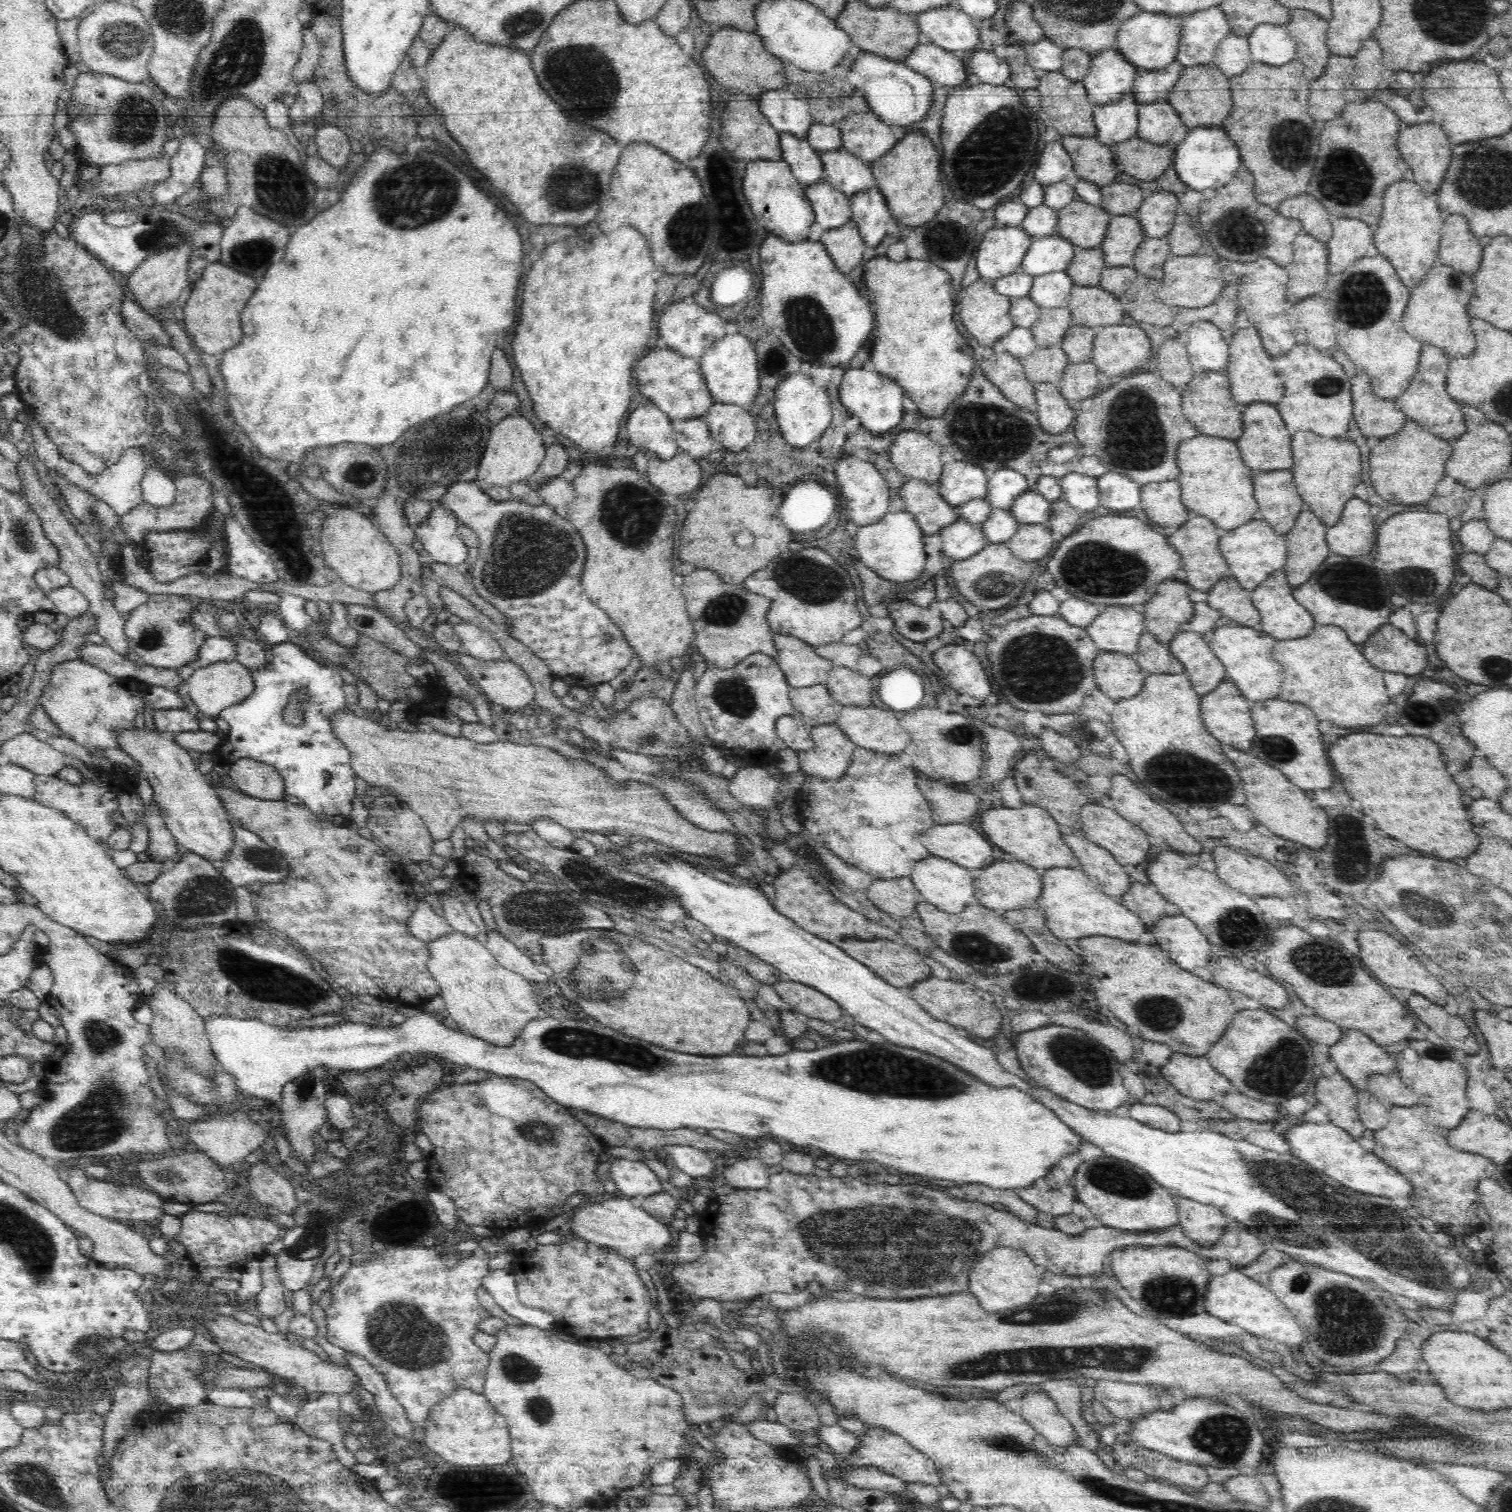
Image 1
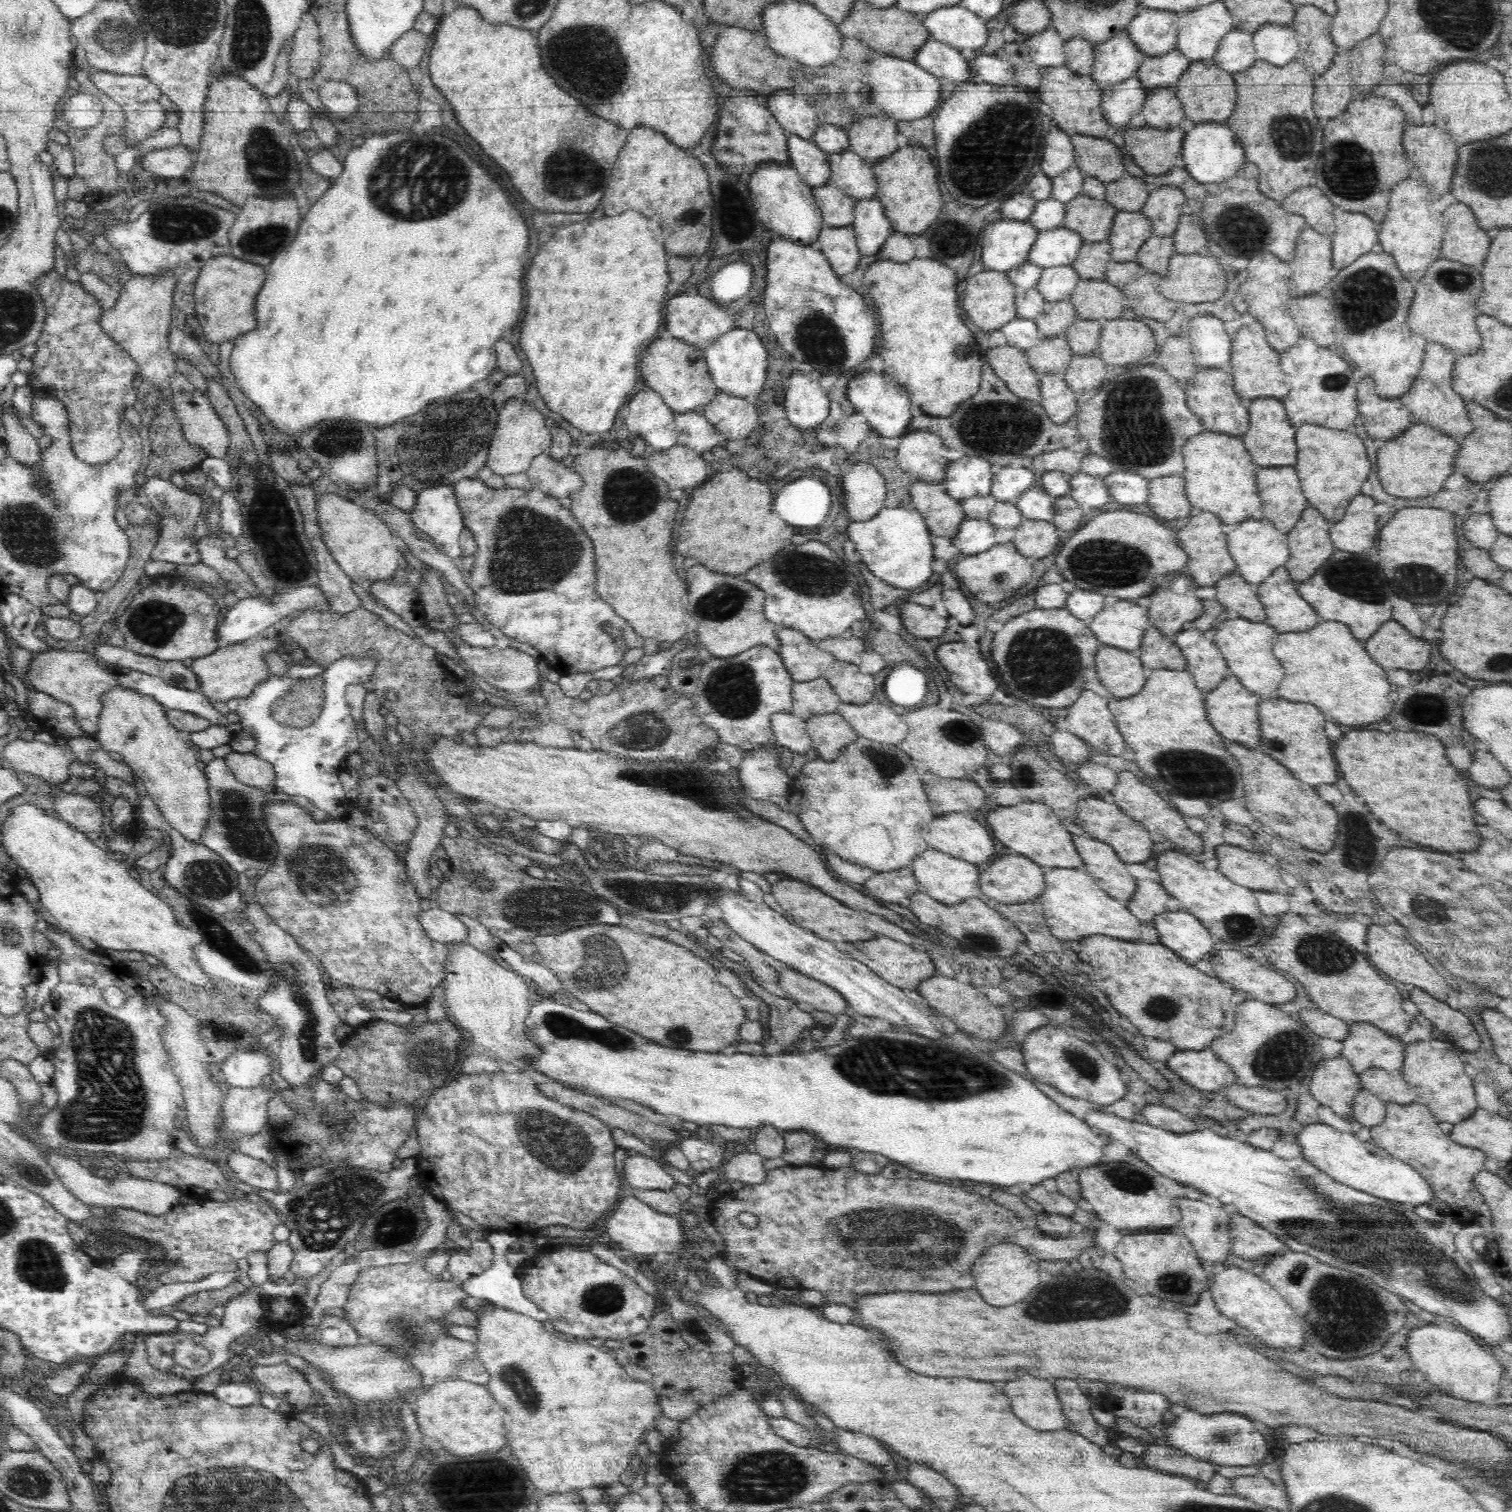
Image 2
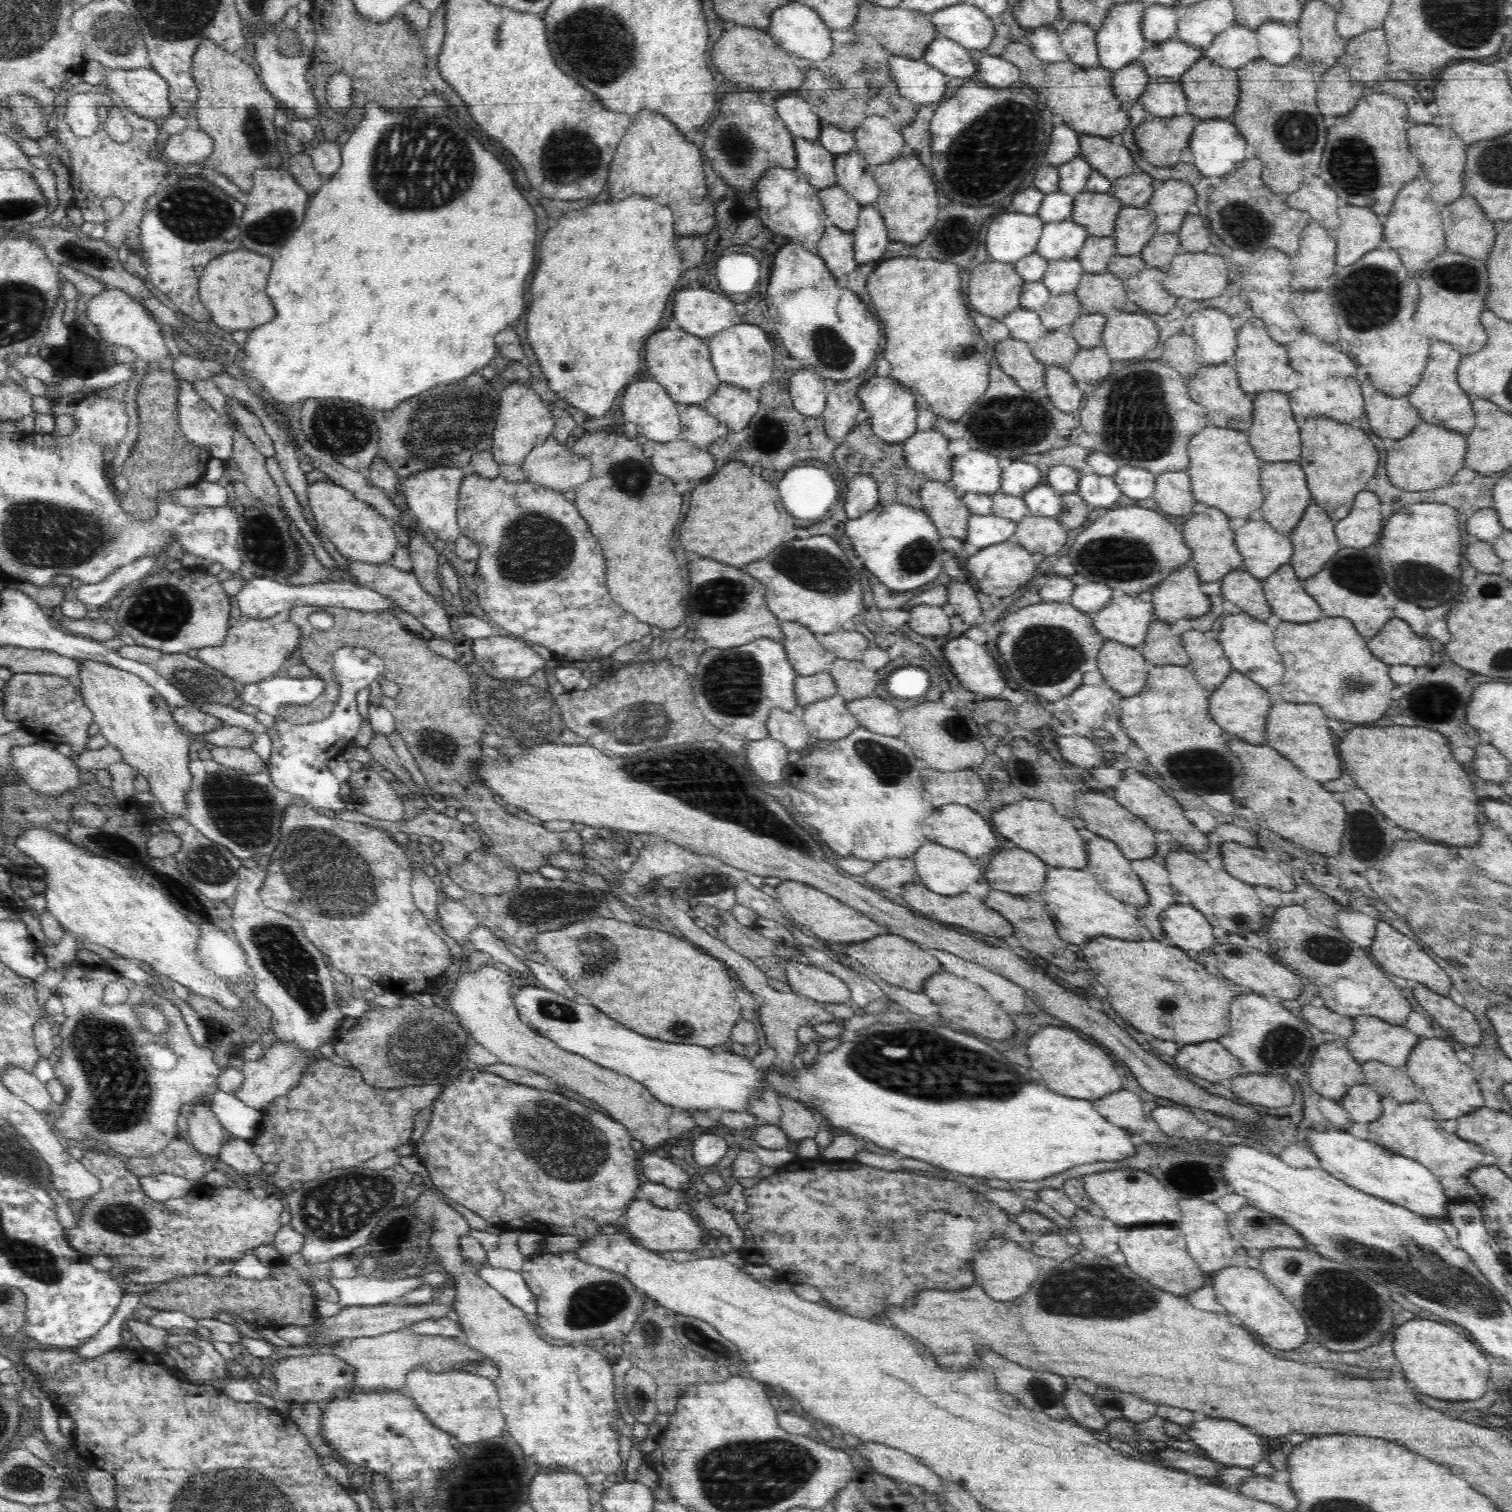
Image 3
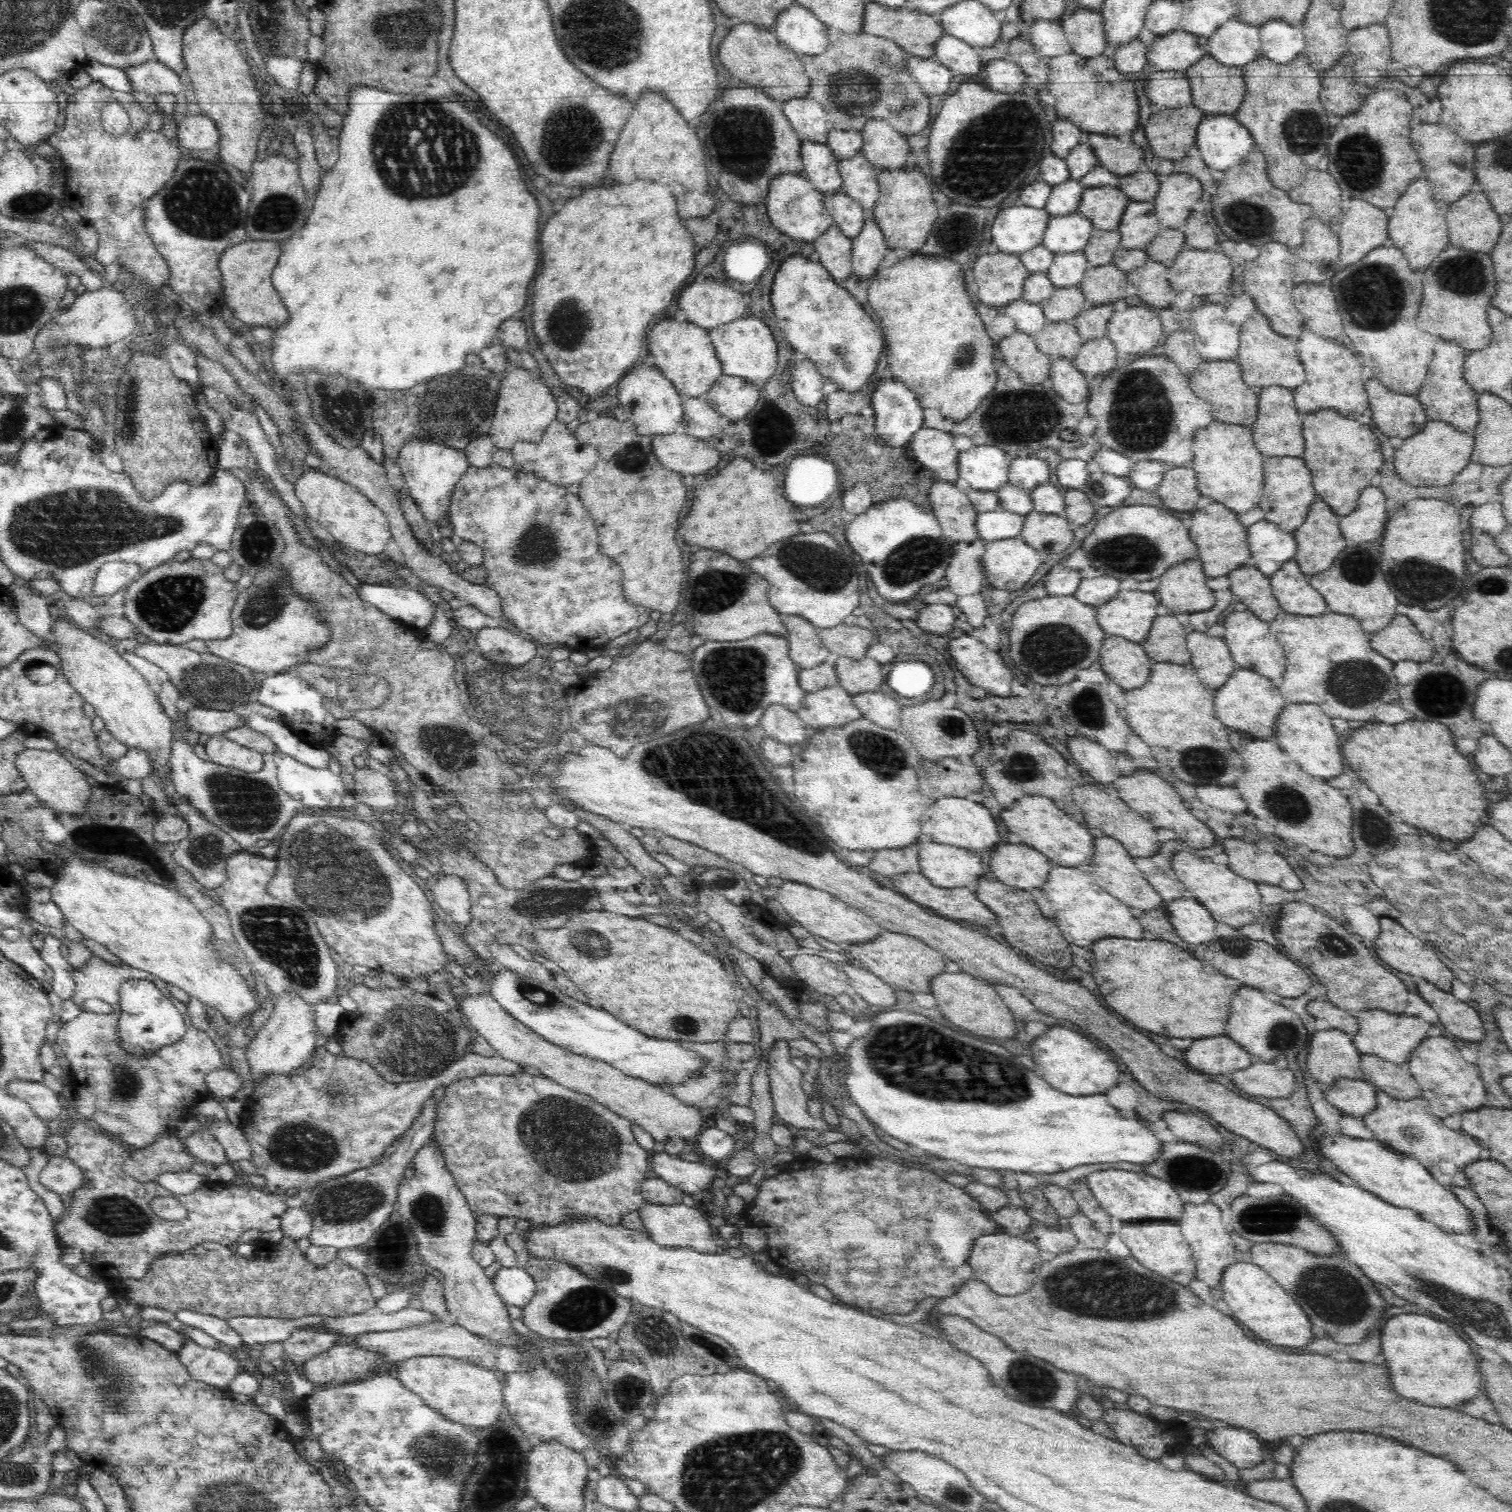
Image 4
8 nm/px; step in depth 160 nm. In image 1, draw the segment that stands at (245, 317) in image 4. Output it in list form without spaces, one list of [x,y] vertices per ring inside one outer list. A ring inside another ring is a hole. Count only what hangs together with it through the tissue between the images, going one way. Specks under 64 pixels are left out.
[[[219,261],[208,264],[200,278],[194,282],[190,298],[184,306],[185,329],[197,348],[218,357],[240,342],[243,335],[240,313],[246,308],[258,285],[251,276],[232,270]]]

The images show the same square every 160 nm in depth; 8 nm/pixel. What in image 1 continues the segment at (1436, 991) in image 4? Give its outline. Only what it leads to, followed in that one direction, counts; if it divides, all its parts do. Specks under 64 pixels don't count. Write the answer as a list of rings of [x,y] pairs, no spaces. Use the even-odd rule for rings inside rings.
[[[1413,993],[1407,999],[1406,1007],[1417,1021],[1423,1022],[1440,1038],[1444,1038],[1449,1047],[1463,1050],[1468,1054],[1476,1054],[1481,1049],[1480,1043],[1467,1023],[1459,1016],[1448,1012],[1445,1007],[1430,1002],[1418,993]]]

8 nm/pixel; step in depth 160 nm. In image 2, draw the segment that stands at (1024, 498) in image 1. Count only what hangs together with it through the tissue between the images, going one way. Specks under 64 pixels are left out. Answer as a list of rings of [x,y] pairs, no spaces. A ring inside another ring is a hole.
[[[1033,486],[1020,496],[1015,505],[1025,519],[1051,521],[1057,513],[1055,499],[1041,486]]]

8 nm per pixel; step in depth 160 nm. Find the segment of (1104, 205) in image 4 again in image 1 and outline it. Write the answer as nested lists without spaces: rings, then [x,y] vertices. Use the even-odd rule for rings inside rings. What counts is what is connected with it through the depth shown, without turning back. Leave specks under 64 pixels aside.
[[[1075,199],[1058,210],[1056,234],[1081,248],[1100,246],[1113,215],[1100,206]]]

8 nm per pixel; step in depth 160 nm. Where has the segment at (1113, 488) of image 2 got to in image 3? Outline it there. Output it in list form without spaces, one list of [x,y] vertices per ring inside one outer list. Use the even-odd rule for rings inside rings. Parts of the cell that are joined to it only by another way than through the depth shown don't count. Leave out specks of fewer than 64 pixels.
[[[1126,465],[1121,466],[1112,477],[1120,487],[1123,498],[1134,498],[1134,500],[1148,498],[1151,500],[1157,475],[1148,472],[1145,468]]]

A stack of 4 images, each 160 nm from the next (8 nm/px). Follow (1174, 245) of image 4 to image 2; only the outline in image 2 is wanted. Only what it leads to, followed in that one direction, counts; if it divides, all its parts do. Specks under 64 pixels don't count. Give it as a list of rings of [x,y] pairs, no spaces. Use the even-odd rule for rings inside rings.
[[[1154,235],[1142,244],[1135,261],[1144,271],[1156,272],[1165,277],[1169,272],[1169,260],[1174,253],[1175,246],[1172,236]]]

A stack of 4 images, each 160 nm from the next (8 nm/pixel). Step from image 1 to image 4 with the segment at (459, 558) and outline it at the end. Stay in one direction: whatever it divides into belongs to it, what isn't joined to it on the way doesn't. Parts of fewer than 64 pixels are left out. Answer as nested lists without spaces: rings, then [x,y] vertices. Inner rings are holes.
[[[417,439],[409,441],[400,450],[396,461],[403,472],[406,493],[416,501],[424,518],[433,524],[433,528],[449,524],[449,510],[454,486],[460,480],[460,476],[470,468],[465,451]]]

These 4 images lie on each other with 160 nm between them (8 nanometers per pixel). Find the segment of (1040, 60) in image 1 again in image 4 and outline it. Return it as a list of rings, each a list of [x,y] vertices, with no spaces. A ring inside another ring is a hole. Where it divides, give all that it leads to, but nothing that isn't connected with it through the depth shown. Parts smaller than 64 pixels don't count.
[[[1034,20],[1030,28],[1030,40],[1044,58],[1071,52],[1060,20]]]

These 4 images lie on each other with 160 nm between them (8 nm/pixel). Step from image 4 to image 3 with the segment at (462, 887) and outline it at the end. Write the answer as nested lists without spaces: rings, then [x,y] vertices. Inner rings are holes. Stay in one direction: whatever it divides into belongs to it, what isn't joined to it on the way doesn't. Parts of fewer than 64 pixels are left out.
[[[442,898],[437,908],[440,927],[462,946],[469,939],[469,934],[478,928],[479,923],[472,913],[457,900]]]

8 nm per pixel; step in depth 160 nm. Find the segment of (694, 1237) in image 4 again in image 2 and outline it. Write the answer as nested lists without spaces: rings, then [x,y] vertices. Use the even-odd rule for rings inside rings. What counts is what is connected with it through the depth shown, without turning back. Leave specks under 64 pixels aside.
[[[628,1196],[620,1199],[613,1209],[614,1214],[604,1219],[604,1240],[620,1250],[622,1253],[631,1253],[635,1258],[654,1255],[657,1252],[680,1252],[684,1240],[684,1223],[676,1215],[656,1212],[648,1204]]]

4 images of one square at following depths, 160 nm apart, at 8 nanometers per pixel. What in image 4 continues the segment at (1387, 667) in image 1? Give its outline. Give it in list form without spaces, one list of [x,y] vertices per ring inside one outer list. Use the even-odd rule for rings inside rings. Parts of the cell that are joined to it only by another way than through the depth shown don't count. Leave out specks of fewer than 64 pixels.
[[[1397,614],[1382,630],[1372,633],[1372,649],[1397,663],[1398,661],[1426,662],[1436,653],[1430,640],[1415,627],[1407,616]]]

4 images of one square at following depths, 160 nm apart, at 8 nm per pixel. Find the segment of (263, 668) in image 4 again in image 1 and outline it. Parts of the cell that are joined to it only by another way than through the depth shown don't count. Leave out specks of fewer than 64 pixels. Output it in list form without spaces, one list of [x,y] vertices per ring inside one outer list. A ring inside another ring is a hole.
[[[236,660],[230,663],[223,661],[207,668],[197,669],[190,679],[185,681],[182,689],[185,691],[184,695],[194,703],[194,708],[199,711],[202,718],[218,717],[223,709],[243,702],[255,690],[252,671]]]

